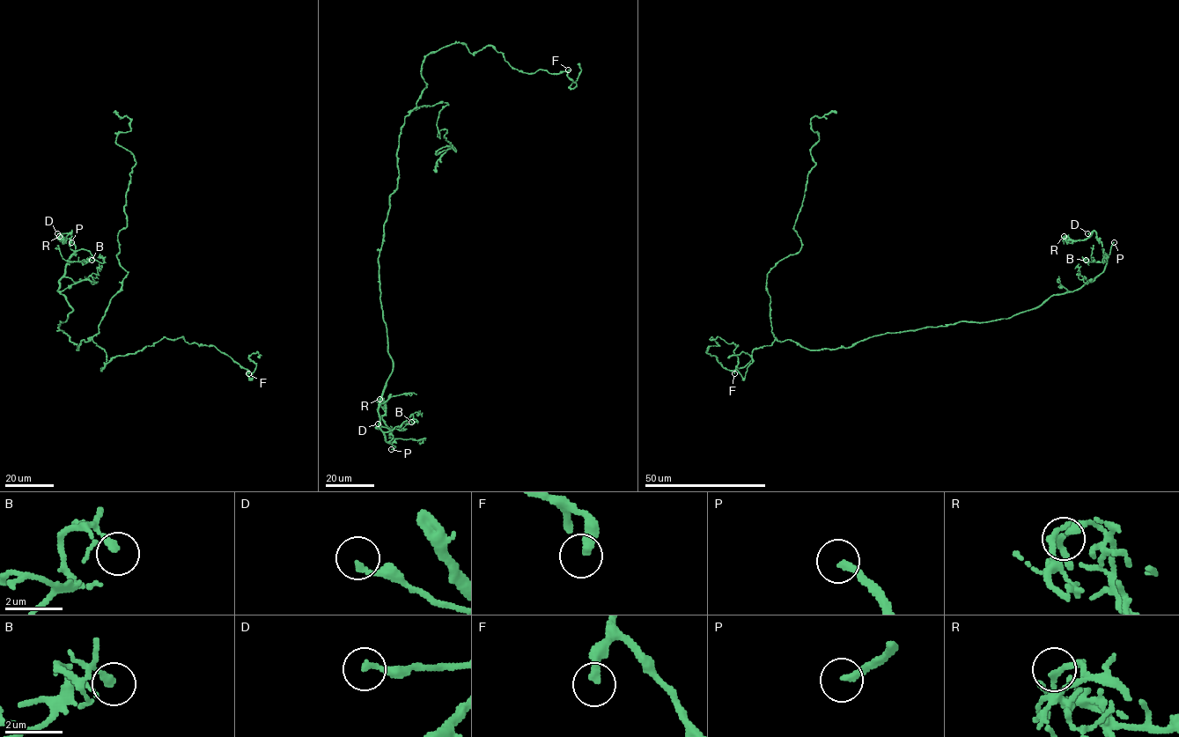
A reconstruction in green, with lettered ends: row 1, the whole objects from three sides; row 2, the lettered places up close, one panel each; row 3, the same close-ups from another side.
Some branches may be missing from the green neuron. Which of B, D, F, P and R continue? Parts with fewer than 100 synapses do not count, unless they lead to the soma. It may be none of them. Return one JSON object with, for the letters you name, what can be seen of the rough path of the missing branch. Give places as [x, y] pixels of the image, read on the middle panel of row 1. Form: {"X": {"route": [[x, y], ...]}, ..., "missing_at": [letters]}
{"P": {"route": [[391, 449], [377, 446]]}, "missing_at": ["P"]}

